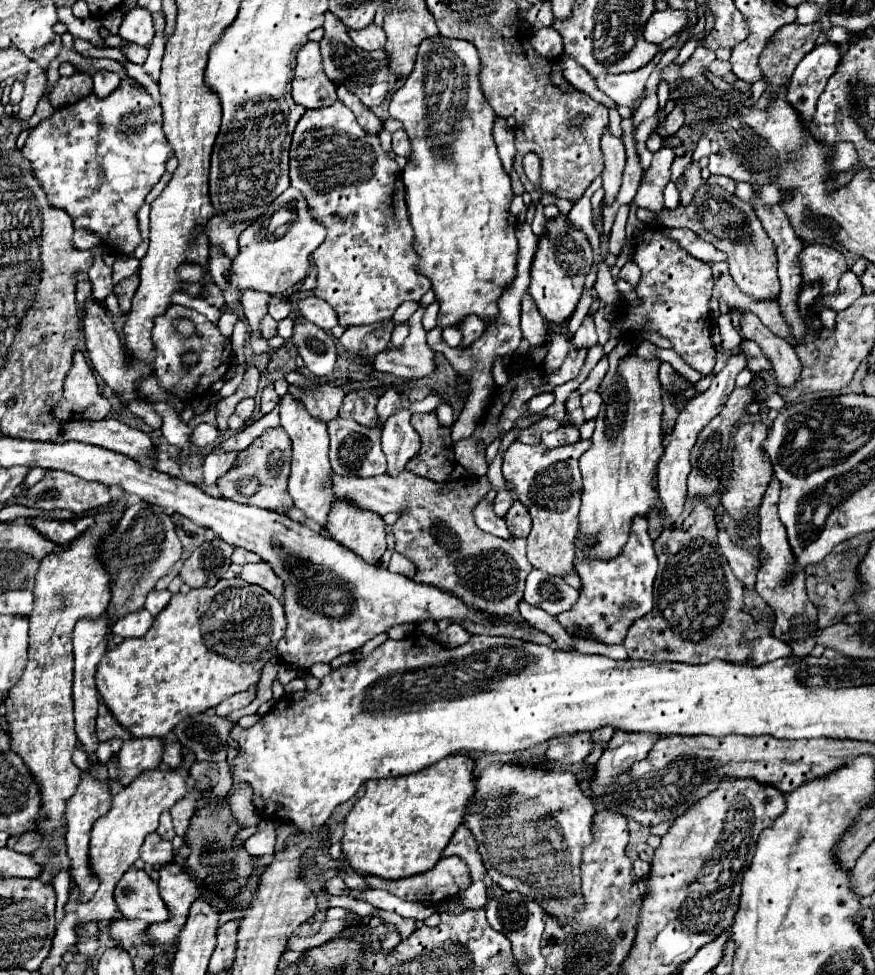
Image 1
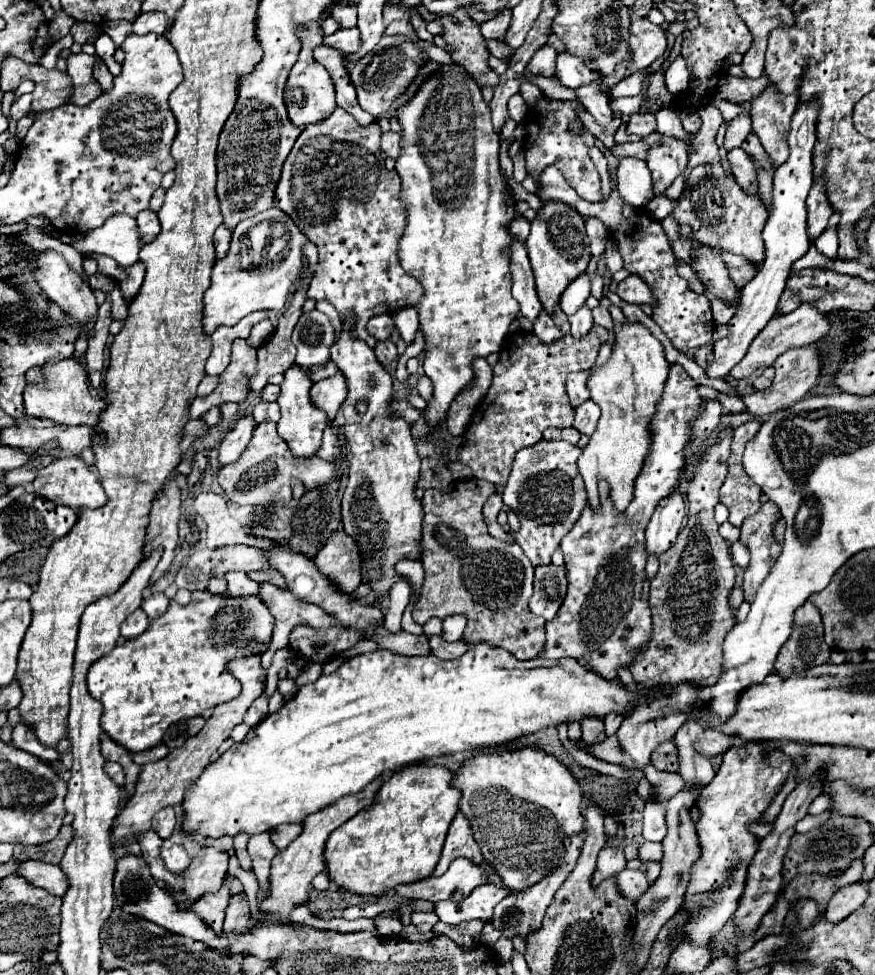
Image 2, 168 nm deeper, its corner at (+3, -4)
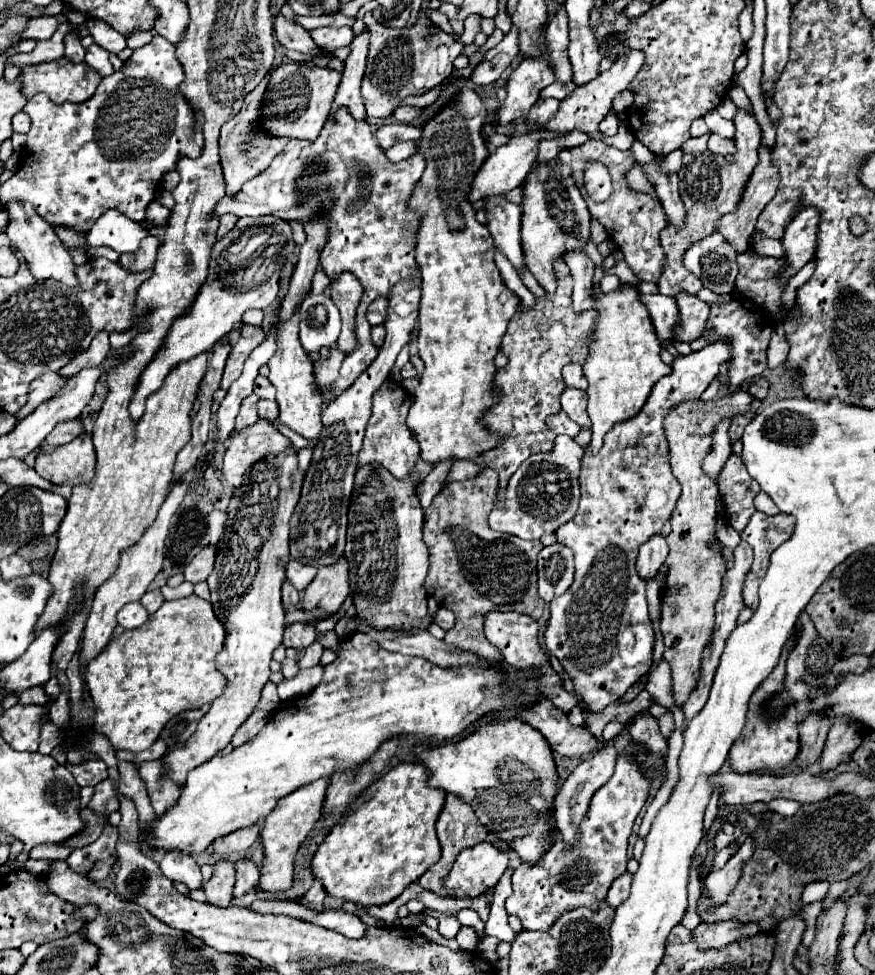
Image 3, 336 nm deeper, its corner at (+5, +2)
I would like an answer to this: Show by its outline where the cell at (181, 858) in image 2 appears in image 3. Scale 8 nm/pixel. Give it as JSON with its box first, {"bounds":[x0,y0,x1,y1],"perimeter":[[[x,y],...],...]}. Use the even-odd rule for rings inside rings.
{"bounds":[161,851,203,891],"perimeter":[[[169,851],[169,853],[165,853],[165,857],[161,861],[161,871],[163,871],[163,875],[167,879],[185,883],[189,887],[189,891],[203,887],[199,865],[187,853],[181,853],[181,851]]]}

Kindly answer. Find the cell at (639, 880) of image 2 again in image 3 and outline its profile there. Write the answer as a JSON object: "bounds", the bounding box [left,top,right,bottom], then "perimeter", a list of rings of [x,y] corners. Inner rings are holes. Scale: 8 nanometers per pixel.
{"bounds":[607,873,633,909],"perimeter":[[[625,873],[621,875],[619,879],[613,881],[611,889],[609,889],[609,895],[607,895],[607,905],[617,909],[627,897],[629,897],[629,887],[631,887],[631,881],[633,881],[633,875],[631,873]]]}

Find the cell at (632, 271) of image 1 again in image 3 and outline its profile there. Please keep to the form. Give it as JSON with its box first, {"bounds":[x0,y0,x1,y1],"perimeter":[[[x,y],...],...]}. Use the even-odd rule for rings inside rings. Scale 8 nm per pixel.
{"bounds":[641,293,679,345],"perimeter":[[[657,293],[657,295],[641,295],[641,301],[649,309],[659,343],[661,345],[675,343],[677,339],[675,335],[671,335],[671,331],[675,331],[675,323],[679,321],[679,309],[675,307],[675,299]]]}

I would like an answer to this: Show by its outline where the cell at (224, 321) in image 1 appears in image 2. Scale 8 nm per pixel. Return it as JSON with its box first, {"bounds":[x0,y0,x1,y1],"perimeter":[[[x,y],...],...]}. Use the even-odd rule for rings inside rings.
{"bounds":[189,339,257,419],"perimeter":[[[243,339],[233,341],[231,363],[219,375],[217,389],[207,397],[196,397],[189,409],[191,419],[198,419],[211,407],[221,407],[223,403],[243,403],[249,395],[249,377],[257,373],[257,349],[249,347]]]}

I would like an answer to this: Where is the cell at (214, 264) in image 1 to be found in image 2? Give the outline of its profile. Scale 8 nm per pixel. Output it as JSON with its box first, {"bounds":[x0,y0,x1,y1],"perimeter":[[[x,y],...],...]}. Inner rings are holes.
{"bounds":[215,225,231,261],"perimeter":[[[221,225],[221,227],[215,231],[215,253],[217,253],[217,261],[227,255],[229,243],[231,243],[231,231],[229,231],[225,225]]]}

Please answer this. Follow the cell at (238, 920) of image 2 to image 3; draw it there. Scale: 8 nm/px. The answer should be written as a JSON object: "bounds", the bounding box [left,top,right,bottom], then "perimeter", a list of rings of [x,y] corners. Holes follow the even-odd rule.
{"bounds":[233,857,259,899],"perimeter":[[[243,857],[237,861],[237,883],[235,883],[235,891],[233,891],[233,897],[239,899],[243,897],[249,889],[253,889],[259,881],[259,869],[257,865],[249,859],[249,857]]]}

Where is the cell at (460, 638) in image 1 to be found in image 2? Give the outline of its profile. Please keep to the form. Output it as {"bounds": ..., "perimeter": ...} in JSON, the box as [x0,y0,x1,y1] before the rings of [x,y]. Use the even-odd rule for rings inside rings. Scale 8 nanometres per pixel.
{"bounds":[441,615,465,641],"perimeter":[[[461,615],[447,617],[447,619],[443,619],[443,633],[441,633],[441,637],[445,641],[459,641],[463,629],[465,629],[465,617],[461,617]]]}

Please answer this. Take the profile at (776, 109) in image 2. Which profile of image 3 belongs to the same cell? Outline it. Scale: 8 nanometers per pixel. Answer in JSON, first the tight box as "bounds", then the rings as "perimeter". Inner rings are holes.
{"bounds":[715,147,779,253],"perimeter":[[[759,147],[759,163],[757,163],[751,179],[747,181],[747,191],[743,191],[743,199],[739,201],[739,207],[731,215],[723,215],[723,219],[719,219],[719,227],[715,227],[715,231],[721,233],[723,239],[727,243],[731,243],[731,247],[735,247],[737,253],[745,253],[749,249],[757,217],[763,211],[763,207],[773,199],[777,185],[779,185],[779,169],[771,163],[771,151],[765,147]]]}

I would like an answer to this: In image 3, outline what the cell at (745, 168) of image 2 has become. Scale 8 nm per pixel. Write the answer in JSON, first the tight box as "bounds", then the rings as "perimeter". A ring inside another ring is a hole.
{"bounds":[709,133,735,155],"perimeter":[[[715,133],[709,135],[709,149],[713,153],[721,153],[721,155],[729,155],[729,153],[735,153],[735,143],[733,139],[723,139]]]}

